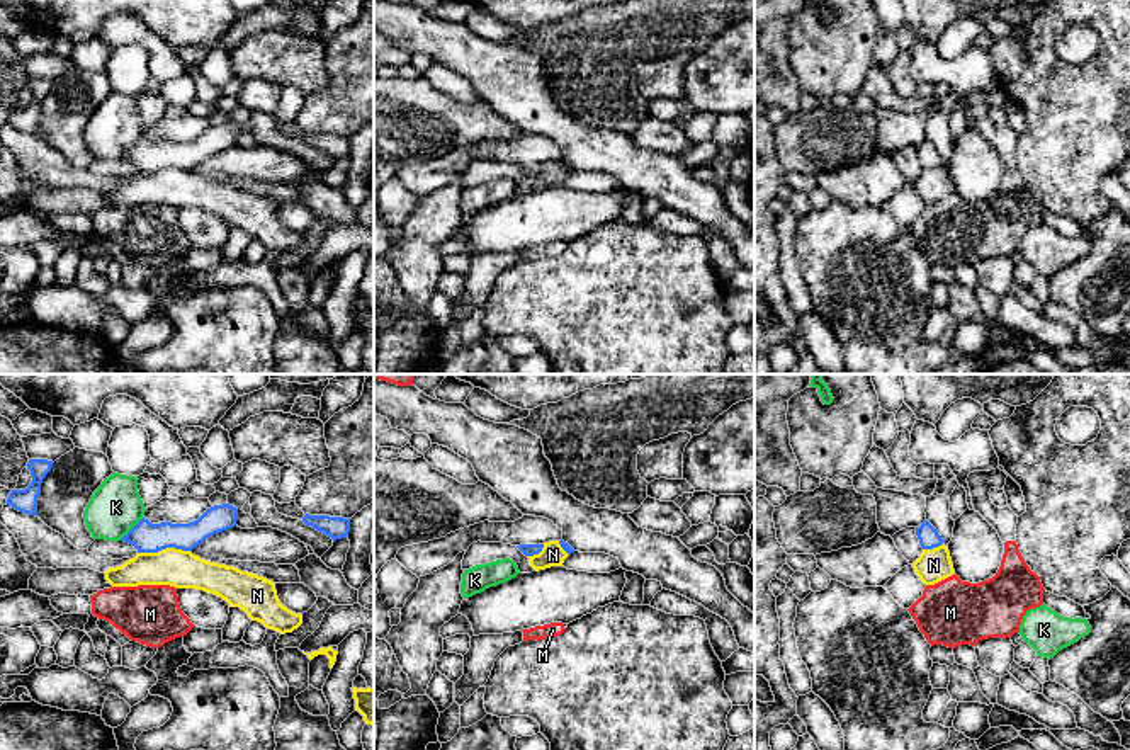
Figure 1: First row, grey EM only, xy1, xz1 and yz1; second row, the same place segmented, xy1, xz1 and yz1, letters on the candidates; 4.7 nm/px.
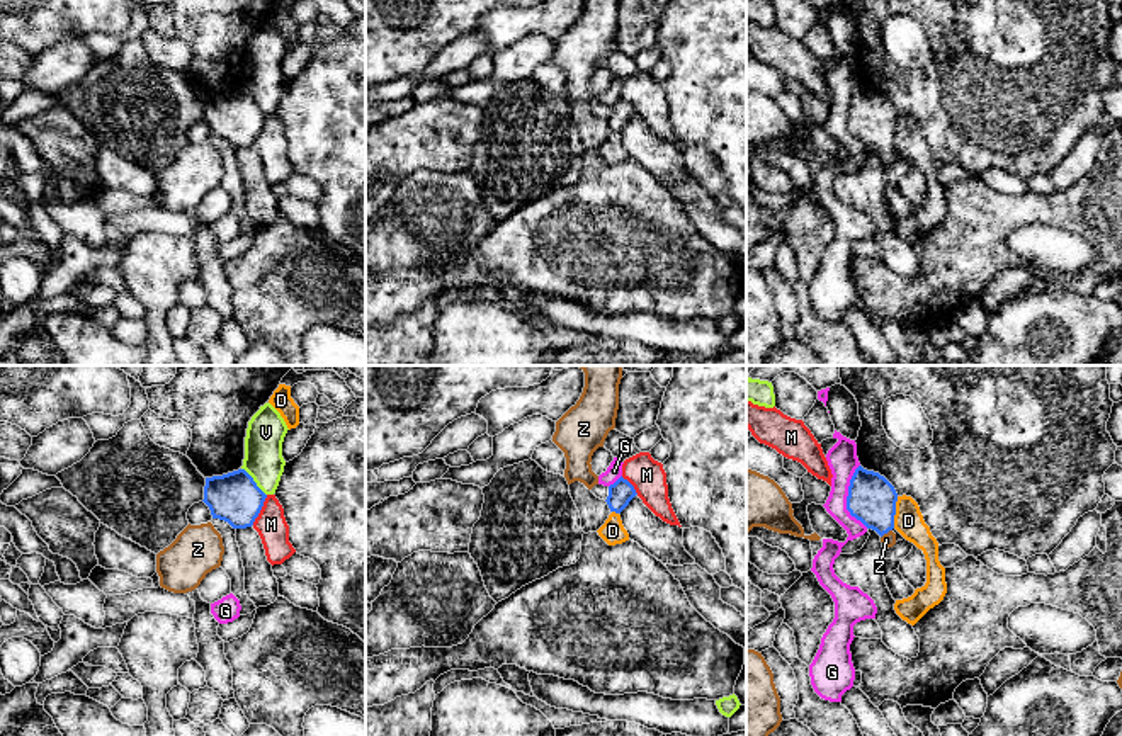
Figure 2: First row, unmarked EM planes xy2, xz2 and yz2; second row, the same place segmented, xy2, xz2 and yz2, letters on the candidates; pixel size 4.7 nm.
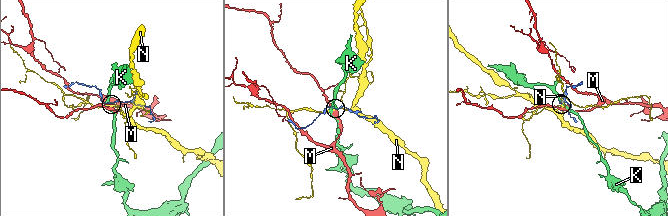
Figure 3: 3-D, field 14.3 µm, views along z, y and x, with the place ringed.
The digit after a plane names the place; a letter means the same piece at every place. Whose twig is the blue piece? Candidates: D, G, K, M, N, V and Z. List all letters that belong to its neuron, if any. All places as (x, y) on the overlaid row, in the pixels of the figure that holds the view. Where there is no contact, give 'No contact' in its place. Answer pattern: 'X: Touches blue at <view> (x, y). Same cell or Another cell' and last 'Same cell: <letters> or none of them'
D: Touches blue at yz2 (895, 512). Another cell
G: Touches blue at yz2 (847, 498). Another cell
K: Touches blue at xy1 (133, 528). Another cell
M: Touches blue at xy2 (260, 509). Another cell
N: Touches blue at xy1 (163, 548). Another cell
V: Touches blue at xy2 (254, 481). Another cell
Z: Touches blue at yz2 (886, 532). Same cell
Same cell: Z

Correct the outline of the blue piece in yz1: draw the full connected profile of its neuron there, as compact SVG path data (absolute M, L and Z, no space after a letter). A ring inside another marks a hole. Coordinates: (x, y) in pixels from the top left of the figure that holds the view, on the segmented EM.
M928 520L916 527L916 536L923 549L933 549L943 544L941 536Z

